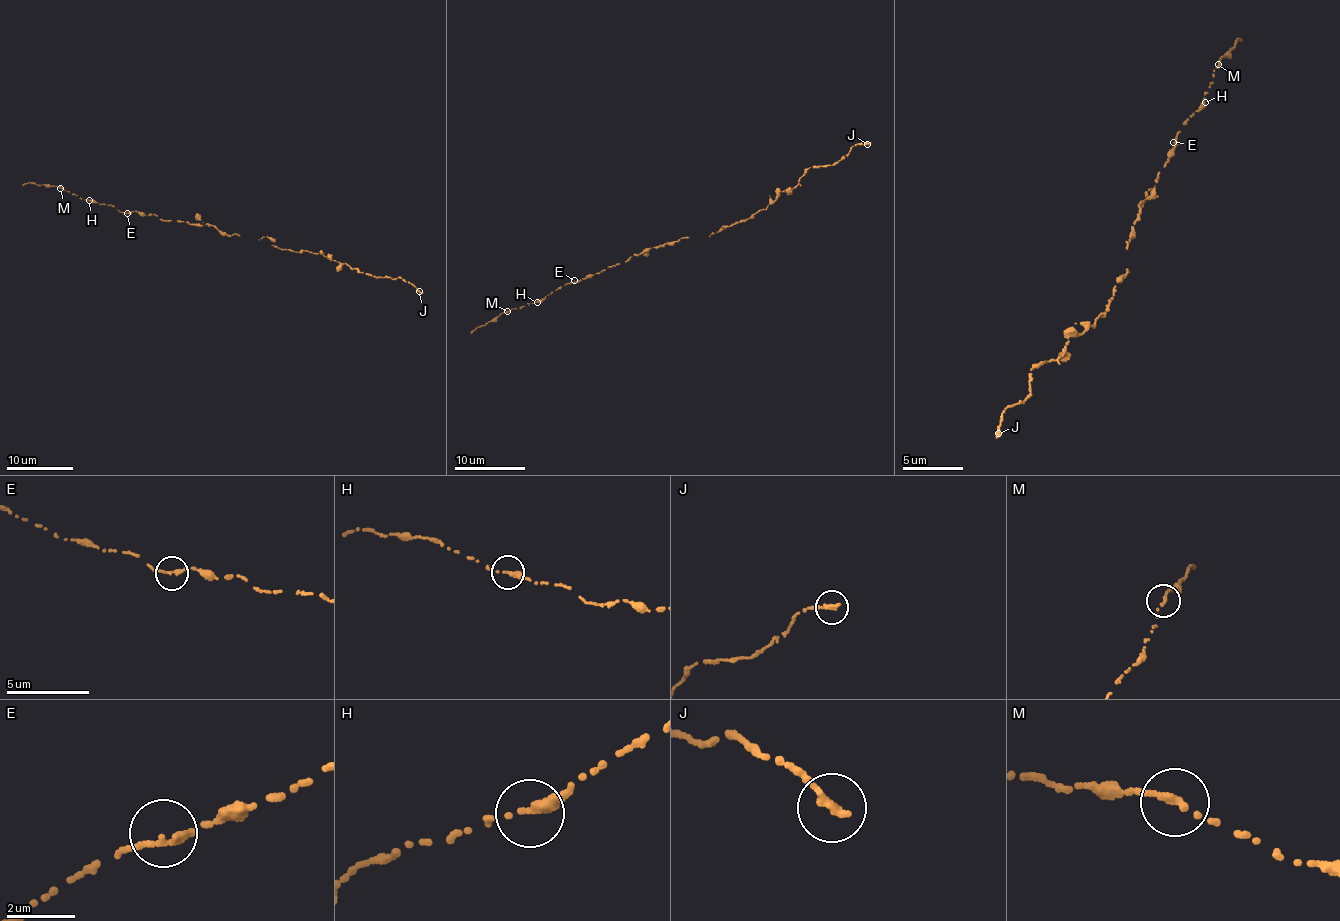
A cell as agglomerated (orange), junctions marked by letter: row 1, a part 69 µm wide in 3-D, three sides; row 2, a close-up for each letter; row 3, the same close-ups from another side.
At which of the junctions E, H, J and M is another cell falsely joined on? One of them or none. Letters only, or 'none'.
none

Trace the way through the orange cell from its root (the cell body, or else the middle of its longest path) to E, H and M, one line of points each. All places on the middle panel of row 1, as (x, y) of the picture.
E: (674, 242), (645, 249), (594, 275), (574, 280)
H: (674, 242), (645, 249), (594, 275), (558, 287), (537, 302)
M: (674, 242), (645, 249), (594, 275), (558, 287), (542, 300), (507, 311)

